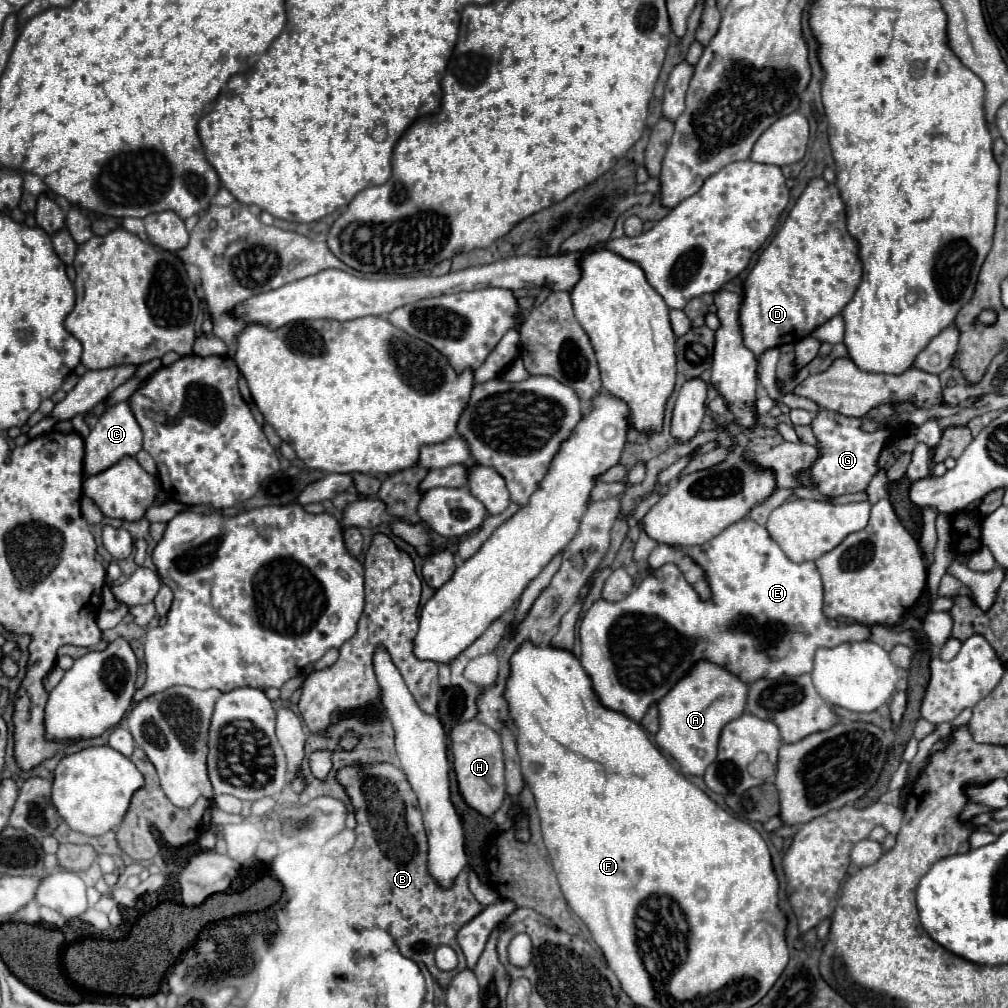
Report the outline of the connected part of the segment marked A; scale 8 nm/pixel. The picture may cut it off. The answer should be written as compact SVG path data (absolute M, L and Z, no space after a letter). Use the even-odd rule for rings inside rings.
M695 666L683 682L657 702L659 708L659 732L655 736L657 744L679 764L681 772L687 776L703 776L705 768L717 758L717 742L723 726L745 712L747 690L739 678L723 674L719 666Z

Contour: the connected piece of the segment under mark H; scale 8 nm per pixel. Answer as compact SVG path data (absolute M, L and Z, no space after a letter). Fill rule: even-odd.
M477 720L455 724L451 728L451 752L459 794L463 796L465 804L487 818L493 816L505 798L505 776L503 776L505 768L503 768L503 750L499 734Z

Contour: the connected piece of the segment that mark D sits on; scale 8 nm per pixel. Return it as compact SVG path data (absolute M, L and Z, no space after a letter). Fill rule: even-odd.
M813 178L803 194L797 198L787 220L771 240L771 244L757 258L753 270L743 280L743 302L739 310L739 324L743 334L743 344L755 354L763 350L777 348L783 344L795 344L809 336L817 326L825 324L851 302L863 274L863 264L859 260L859 244L847 232L847 214L841 200L839 188L825 182L823 178Z

